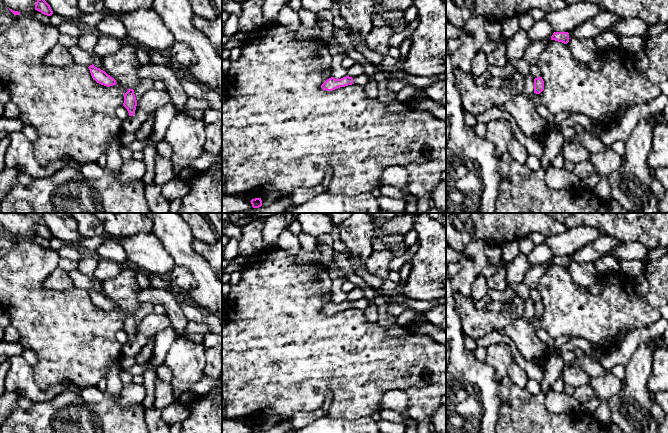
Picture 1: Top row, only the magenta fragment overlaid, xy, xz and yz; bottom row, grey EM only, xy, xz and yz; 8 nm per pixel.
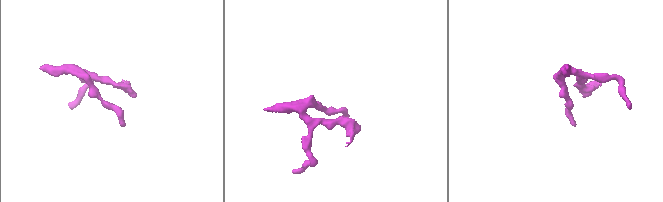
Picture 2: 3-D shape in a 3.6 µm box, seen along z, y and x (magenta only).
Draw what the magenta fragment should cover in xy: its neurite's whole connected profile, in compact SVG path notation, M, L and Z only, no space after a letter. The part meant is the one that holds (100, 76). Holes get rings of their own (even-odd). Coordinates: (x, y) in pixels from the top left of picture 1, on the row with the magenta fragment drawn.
M93 64L89 67L92 78L99 84L110 87L116 85L116 80L108 75L105 71L95 67Z

